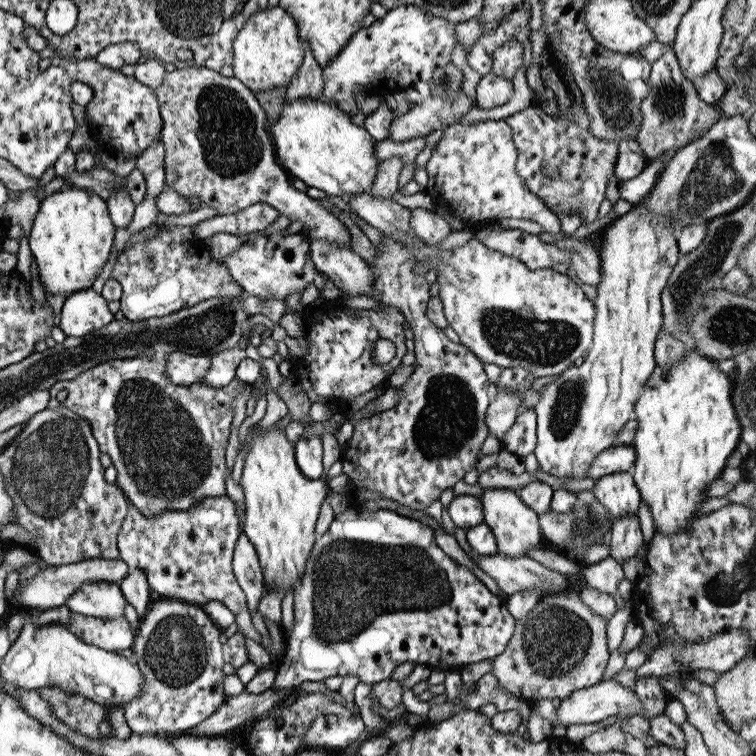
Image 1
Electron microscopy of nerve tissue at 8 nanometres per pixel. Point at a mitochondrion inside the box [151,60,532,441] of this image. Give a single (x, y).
(225, 127)

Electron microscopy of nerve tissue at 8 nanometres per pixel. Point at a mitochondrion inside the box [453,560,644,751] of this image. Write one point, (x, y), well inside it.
(557, 640)

